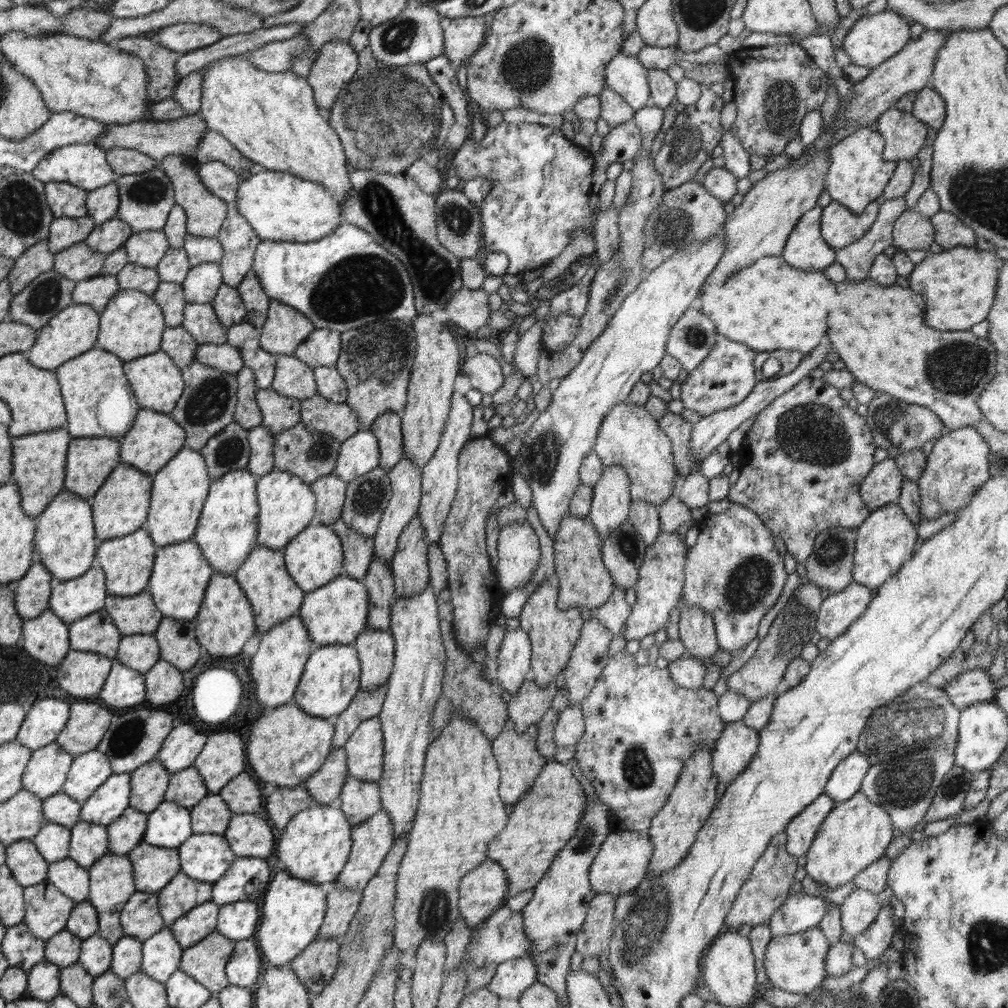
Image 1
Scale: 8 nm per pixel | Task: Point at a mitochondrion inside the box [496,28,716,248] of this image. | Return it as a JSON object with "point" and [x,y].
{"point":[526,67]}

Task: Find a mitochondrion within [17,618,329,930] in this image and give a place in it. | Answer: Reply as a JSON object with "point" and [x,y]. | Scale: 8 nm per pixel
{"point":[124,740]}

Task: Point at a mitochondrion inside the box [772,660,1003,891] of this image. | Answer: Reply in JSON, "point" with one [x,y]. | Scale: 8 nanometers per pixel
{"point":[921,723]}

